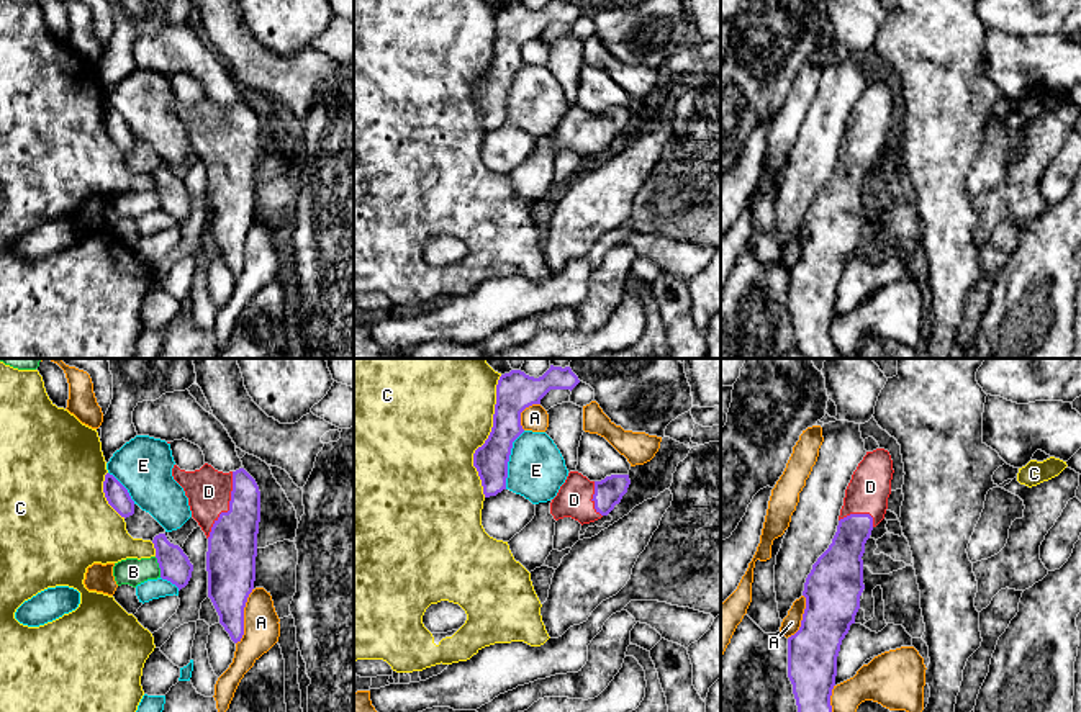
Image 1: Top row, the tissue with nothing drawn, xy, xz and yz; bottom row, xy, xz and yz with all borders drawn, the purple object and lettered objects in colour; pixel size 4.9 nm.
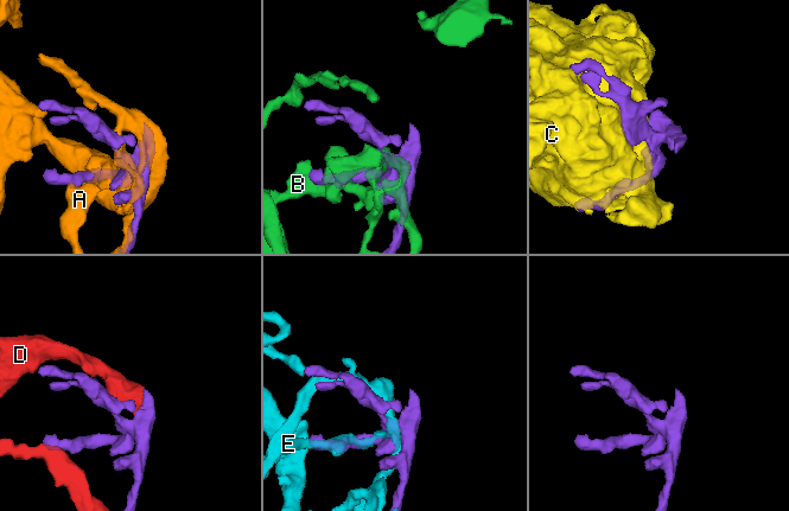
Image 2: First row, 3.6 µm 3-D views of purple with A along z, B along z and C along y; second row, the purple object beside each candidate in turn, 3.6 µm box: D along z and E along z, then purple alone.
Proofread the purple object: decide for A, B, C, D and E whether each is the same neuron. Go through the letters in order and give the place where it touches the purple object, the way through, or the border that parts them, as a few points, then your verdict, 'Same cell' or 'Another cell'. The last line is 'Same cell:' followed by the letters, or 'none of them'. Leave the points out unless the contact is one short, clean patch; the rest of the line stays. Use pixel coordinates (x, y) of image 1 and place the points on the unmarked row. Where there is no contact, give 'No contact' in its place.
A: Touches purple at xy (243, 249). Another cell
B: Touches purple at xy (159, 200). Another cell
C: Touches purple at xz (488, 69). Another cell
D: Touches purple at xy (230, 139). Same cell
E: Touches purple at xz (508, 94). Another cell
Same cell: D

